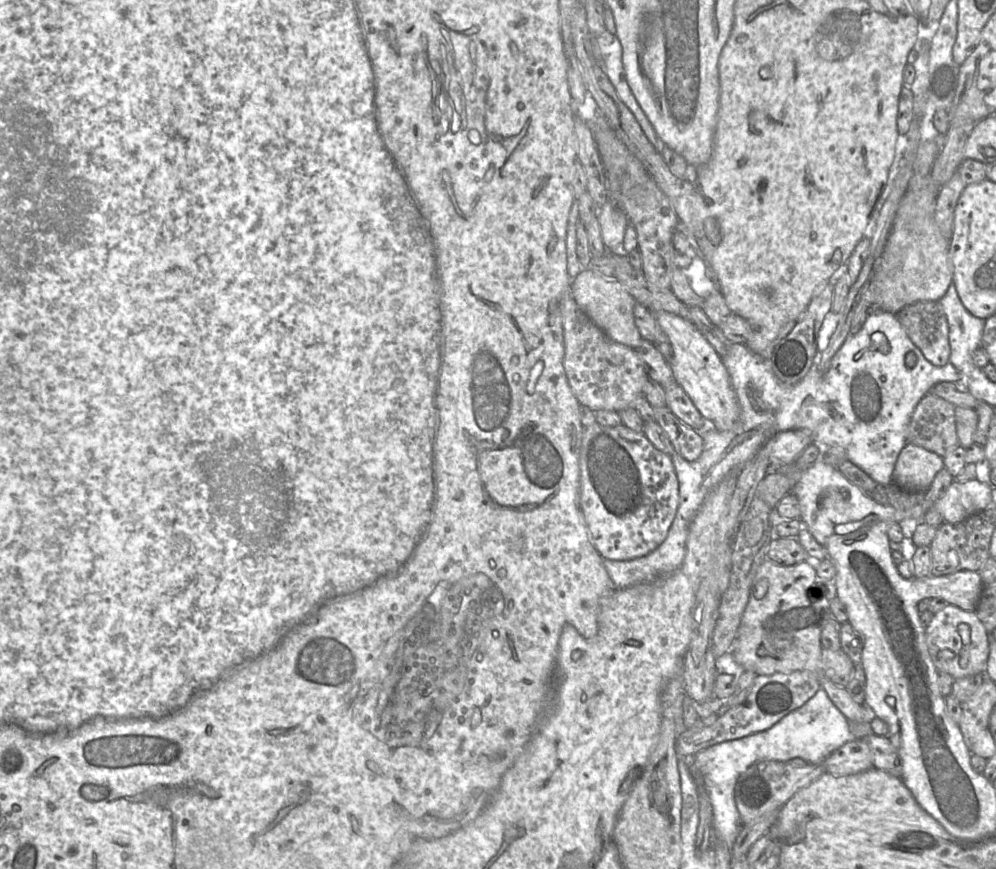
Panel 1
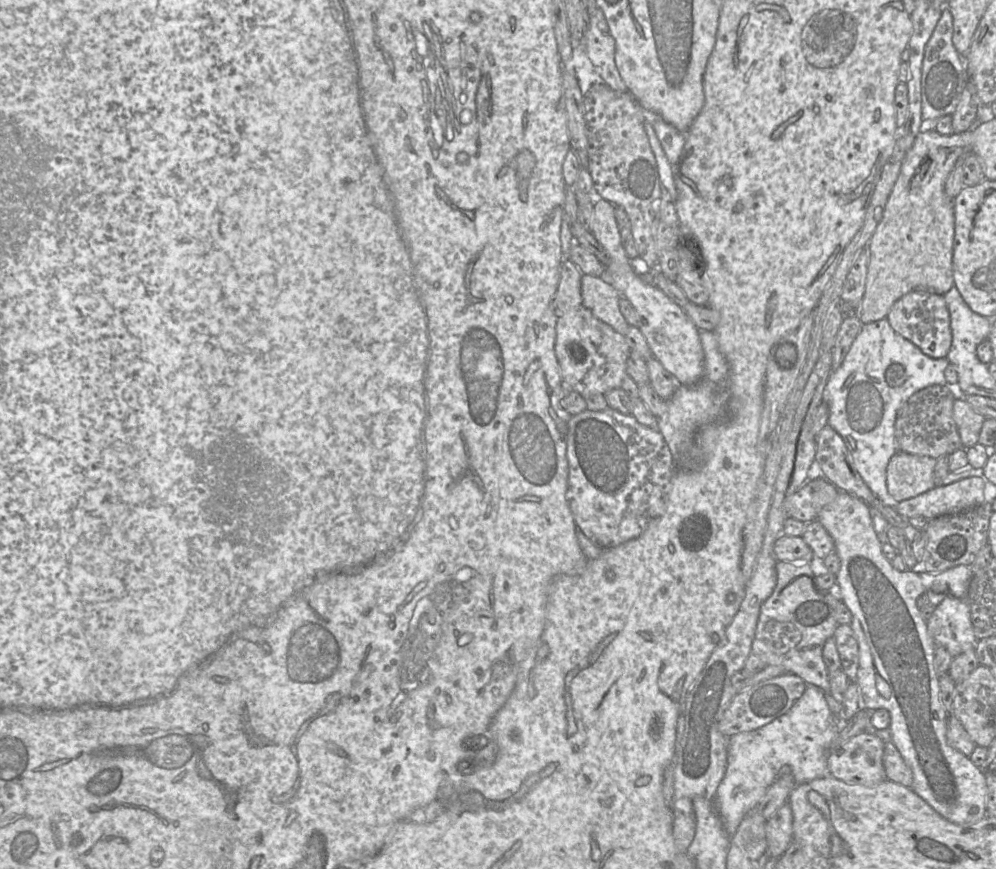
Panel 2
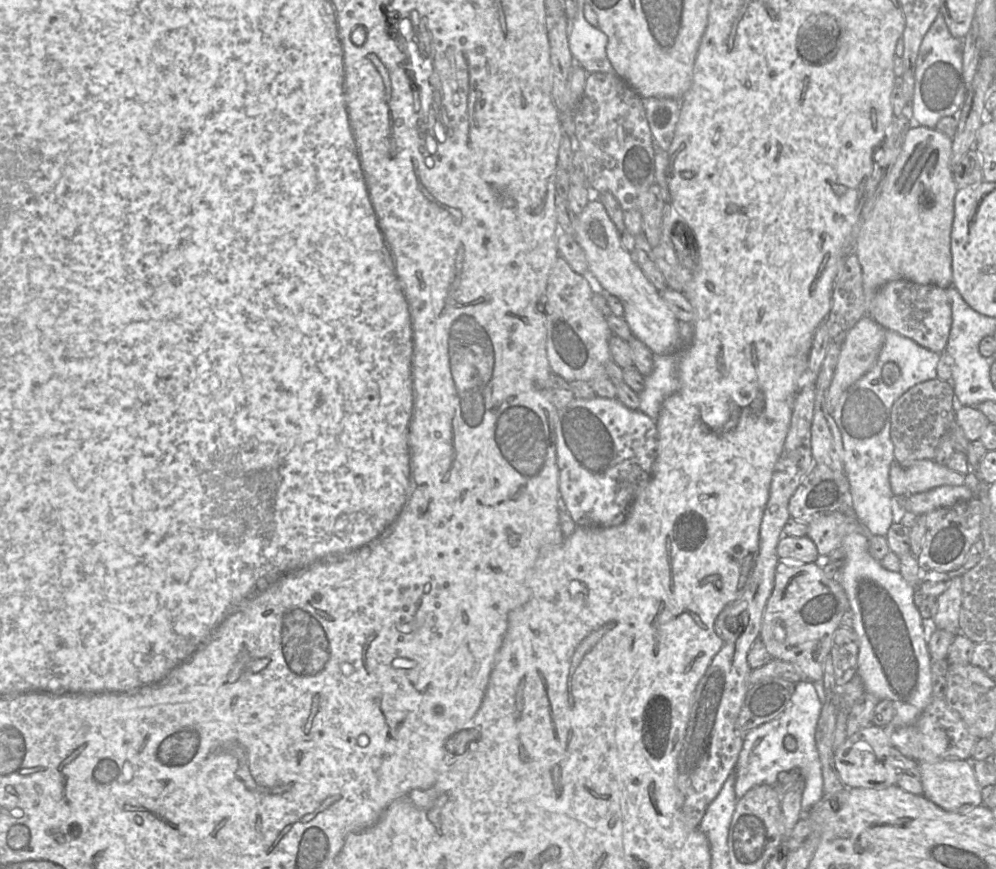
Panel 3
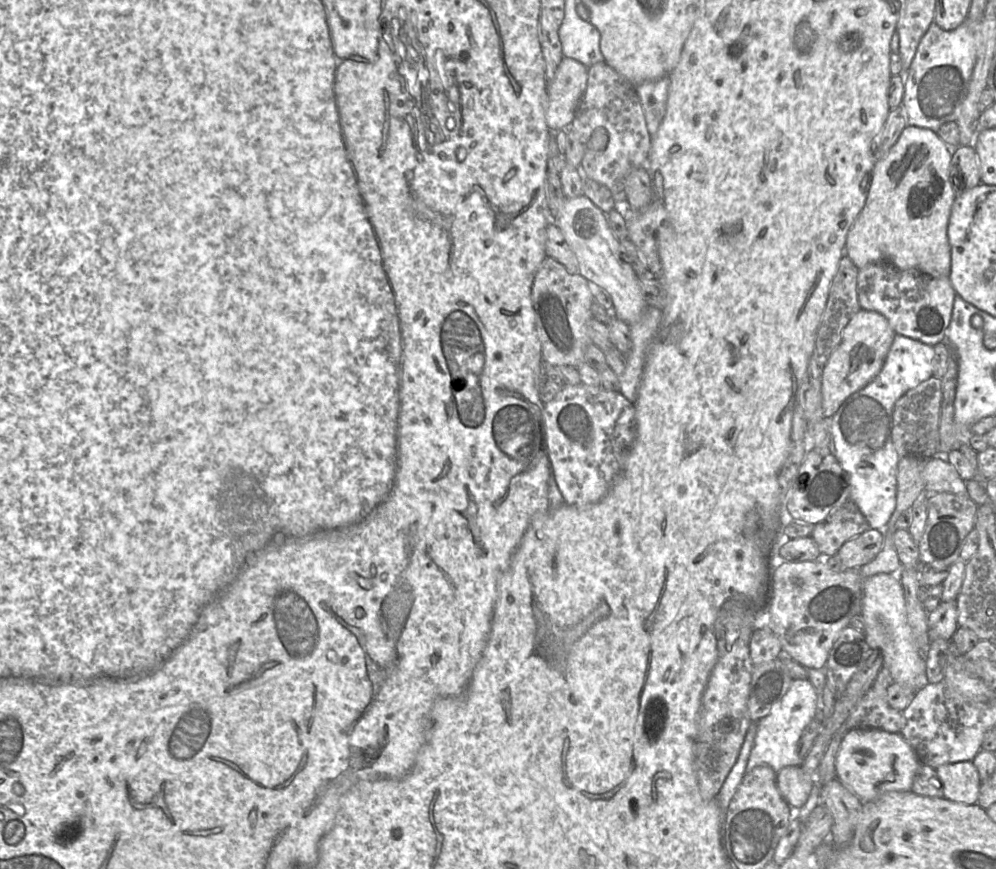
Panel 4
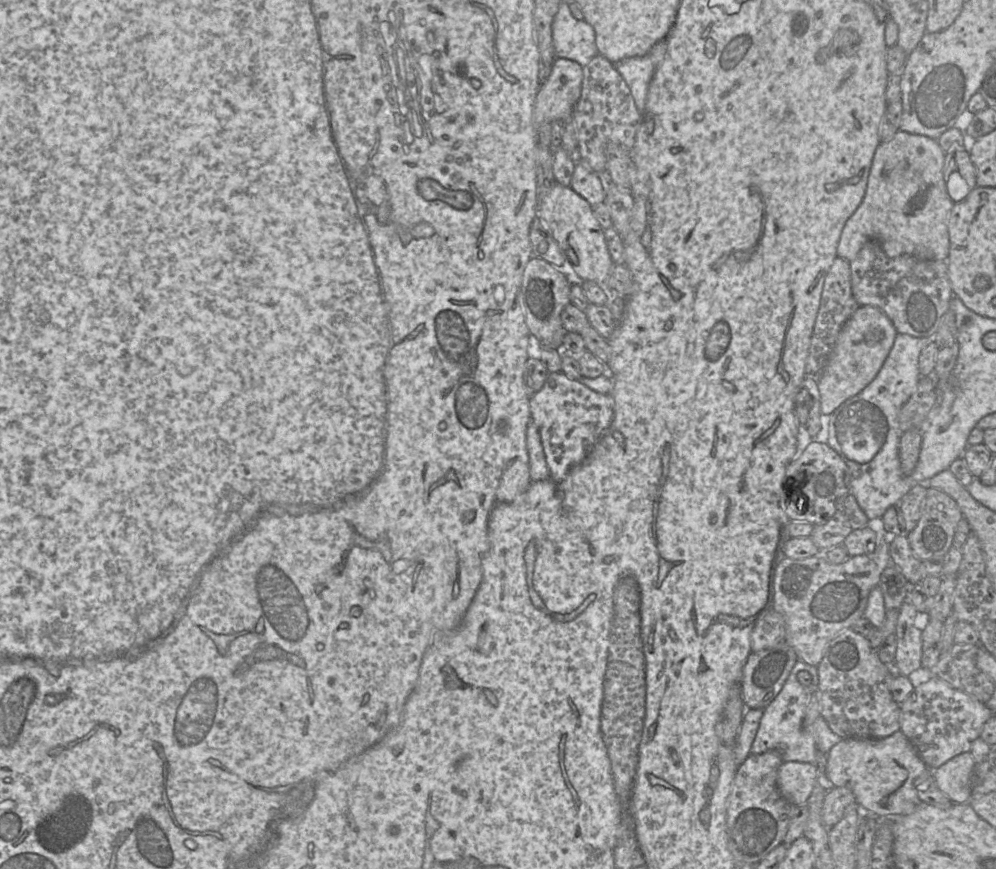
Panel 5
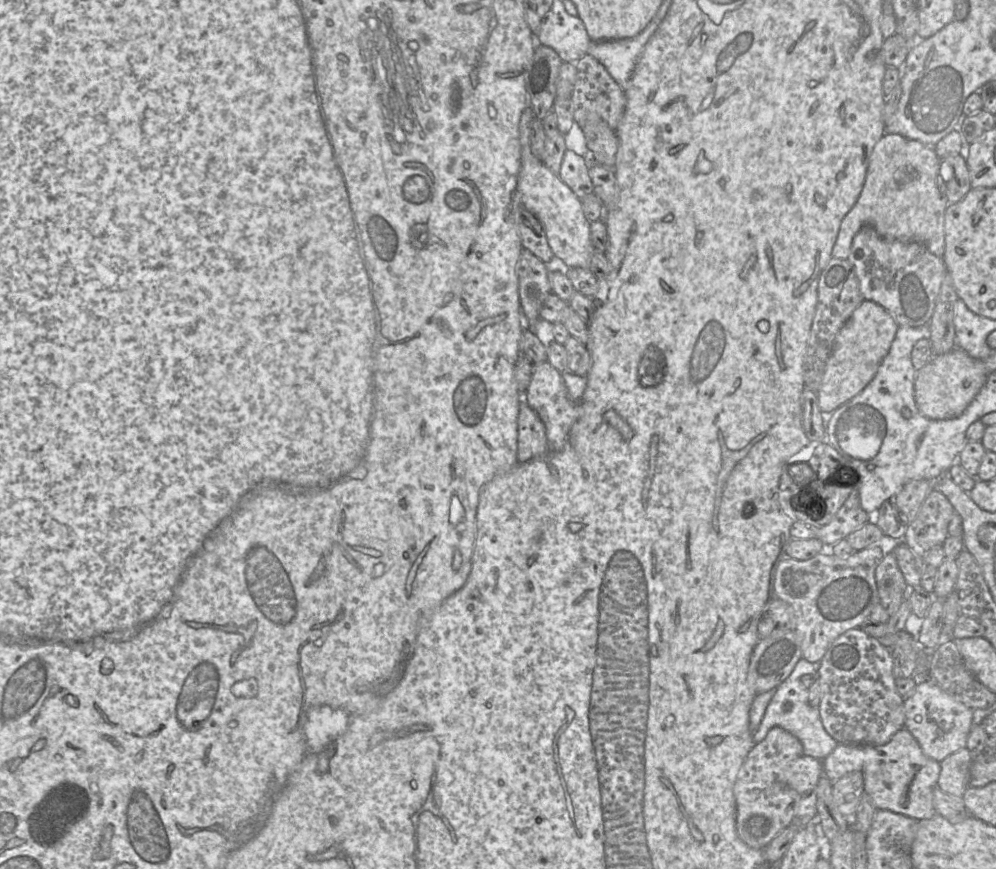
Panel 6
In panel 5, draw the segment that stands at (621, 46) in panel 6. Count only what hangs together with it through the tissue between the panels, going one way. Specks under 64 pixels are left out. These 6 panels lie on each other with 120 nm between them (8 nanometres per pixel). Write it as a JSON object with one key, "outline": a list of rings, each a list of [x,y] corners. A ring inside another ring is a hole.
{"outline":[[[660,40],[647,54],[626,58],[613,64],[627,83],[640,113],[644,111],[650,82],[664,56],[665,49],[665,40]]]}

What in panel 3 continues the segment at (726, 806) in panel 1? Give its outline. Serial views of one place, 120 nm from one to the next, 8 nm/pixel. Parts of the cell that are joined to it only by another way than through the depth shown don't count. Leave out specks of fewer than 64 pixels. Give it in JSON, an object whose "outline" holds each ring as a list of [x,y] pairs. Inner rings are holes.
{"outline":[[[803,680],[796,683],[791,700],[781,715],[744,734],[743,746],[734,769],[737,800],[755,786],[762,784],[775,786],[778,783],[778,774],[791,770],[798,770],[805,781],[801,800],[801,817],[823,798],[822,766],[815,741],[821,709],[822,703],[812,682]],[[786,736],[792,736],[796,740],[795,751],[785,749]]]}

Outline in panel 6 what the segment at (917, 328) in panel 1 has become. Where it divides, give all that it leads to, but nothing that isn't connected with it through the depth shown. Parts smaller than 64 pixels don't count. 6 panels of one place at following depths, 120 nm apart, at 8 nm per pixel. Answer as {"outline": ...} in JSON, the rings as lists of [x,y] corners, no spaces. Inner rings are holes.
{"outline":[[[866,225],[854,236],[847,259],[854,268],[864,300],[870,300],[882,306],[899,326],[929,325],[946,273],[946,265],[942,257],[937,257],[921,243],[887,240],[880,236],[875,228]]]}

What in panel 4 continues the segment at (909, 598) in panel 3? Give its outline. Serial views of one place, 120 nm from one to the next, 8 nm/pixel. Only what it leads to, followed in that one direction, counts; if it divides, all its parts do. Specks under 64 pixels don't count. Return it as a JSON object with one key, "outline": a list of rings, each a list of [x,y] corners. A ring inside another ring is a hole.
{"outline":[[[880,573],[864,580],[861,615],[865,622],[866,643],[881,652],[882,666],[889,670],[893,682],[909,687],[914,693],[927,685],[925,657],[919,651],[908,623],[904,591],[896,574]]]}

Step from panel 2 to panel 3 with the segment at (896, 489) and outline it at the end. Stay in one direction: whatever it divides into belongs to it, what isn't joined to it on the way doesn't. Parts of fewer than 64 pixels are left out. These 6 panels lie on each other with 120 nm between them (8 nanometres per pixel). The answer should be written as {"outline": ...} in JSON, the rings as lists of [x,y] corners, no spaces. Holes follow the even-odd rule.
{"outline":[[[935,460],[917,461],[909,467],[902,467],[894,461],[889,478],[892,493],[898,498],[907,498],[940,486],[961,486],[965,481],[965,475]]]}

